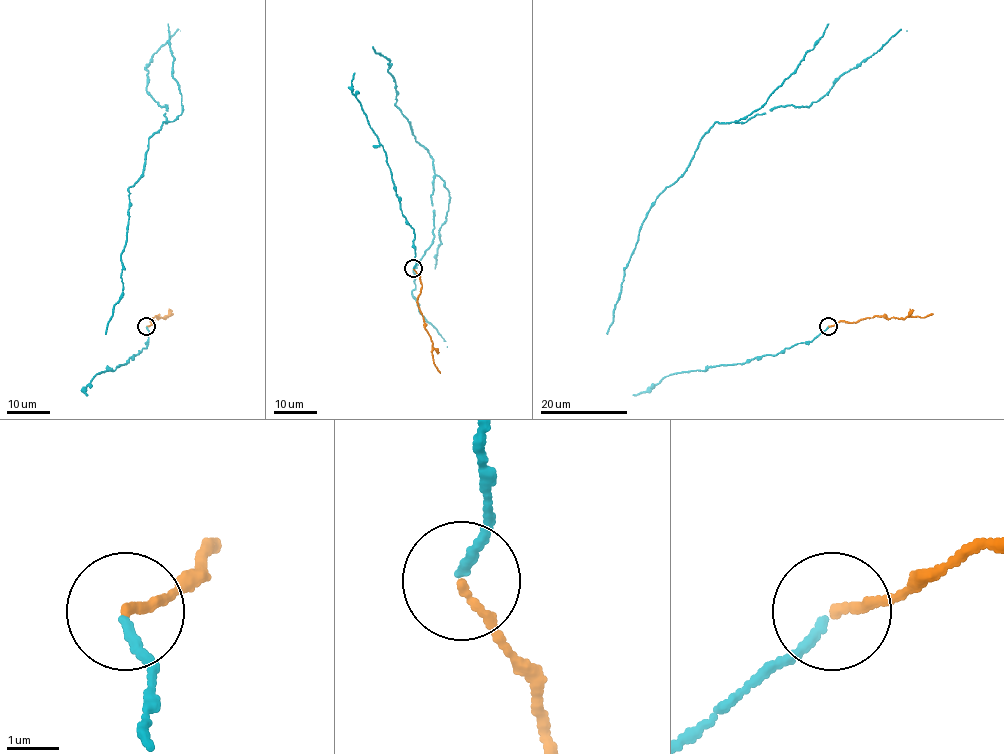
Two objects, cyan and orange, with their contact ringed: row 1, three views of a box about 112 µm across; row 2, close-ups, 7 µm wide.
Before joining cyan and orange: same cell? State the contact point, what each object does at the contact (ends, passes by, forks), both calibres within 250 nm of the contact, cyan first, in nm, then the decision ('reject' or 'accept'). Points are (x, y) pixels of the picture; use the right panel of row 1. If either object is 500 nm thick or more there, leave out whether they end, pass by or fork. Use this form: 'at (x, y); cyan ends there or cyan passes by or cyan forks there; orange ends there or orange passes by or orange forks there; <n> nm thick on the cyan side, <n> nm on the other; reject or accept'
at (828, 326); cyan ends there; orange ends there; 170 nm thick on the cyan side, 170 nm on the other; accept

